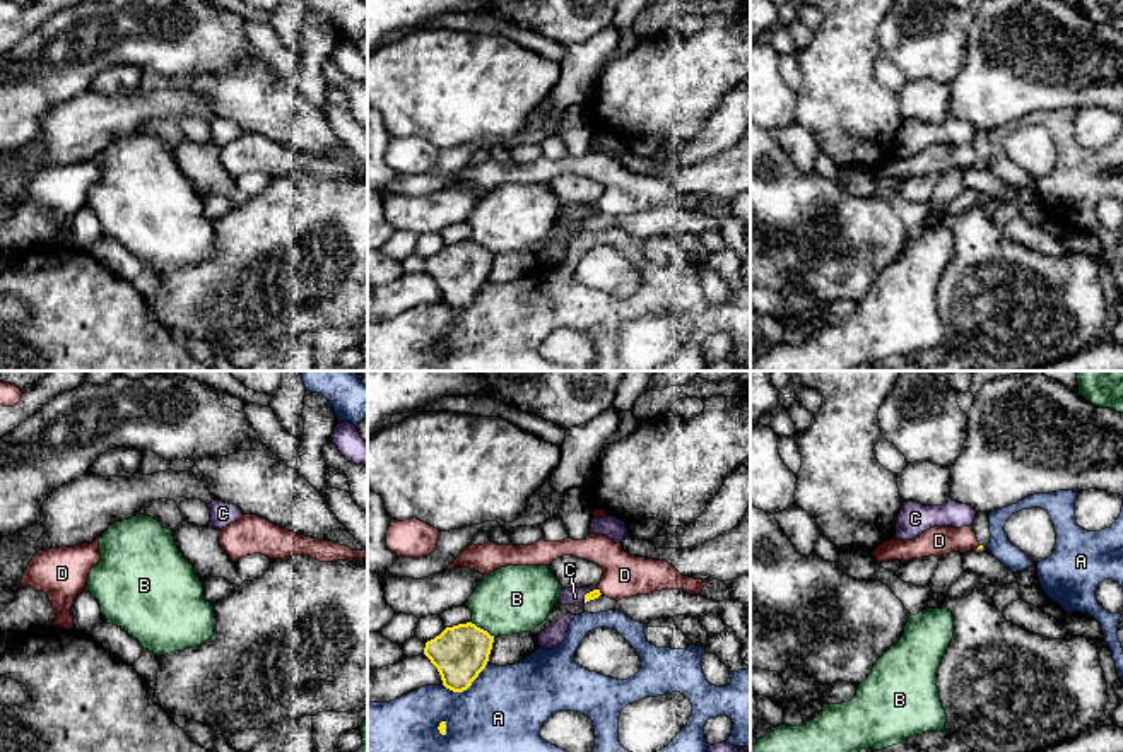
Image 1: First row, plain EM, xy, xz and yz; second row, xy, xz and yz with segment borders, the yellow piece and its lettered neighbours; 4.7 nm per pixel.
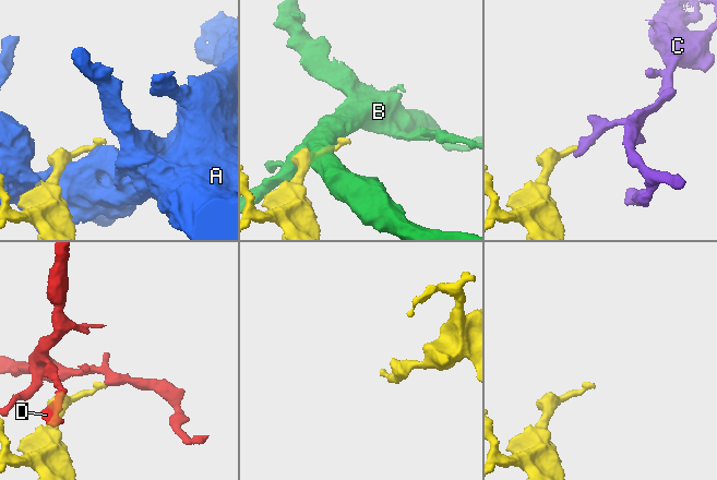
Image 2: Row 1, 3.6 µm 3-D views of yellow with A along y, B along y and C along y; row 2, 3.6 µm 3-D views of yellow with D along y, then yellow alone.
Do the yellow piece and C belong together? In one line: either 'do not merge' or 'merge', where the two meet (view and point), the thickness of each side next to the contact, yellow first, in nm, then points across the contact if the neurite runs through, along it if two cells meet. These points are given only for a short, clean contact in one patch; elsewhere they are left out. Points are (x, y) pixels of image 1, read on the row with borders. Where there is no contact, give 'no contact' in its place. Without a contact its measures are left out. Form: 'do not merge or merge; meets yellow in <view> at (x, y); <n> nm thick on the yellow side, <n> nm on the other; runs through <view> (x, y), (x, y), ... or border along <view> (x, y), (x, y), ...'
do not merge; meets yellow in xz at (587, 593); 50 nm thick on the yellow side, 80 nm on the other

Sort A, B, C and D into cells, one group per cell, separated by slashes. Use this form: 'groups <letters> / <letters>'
groups A / B / C / D

